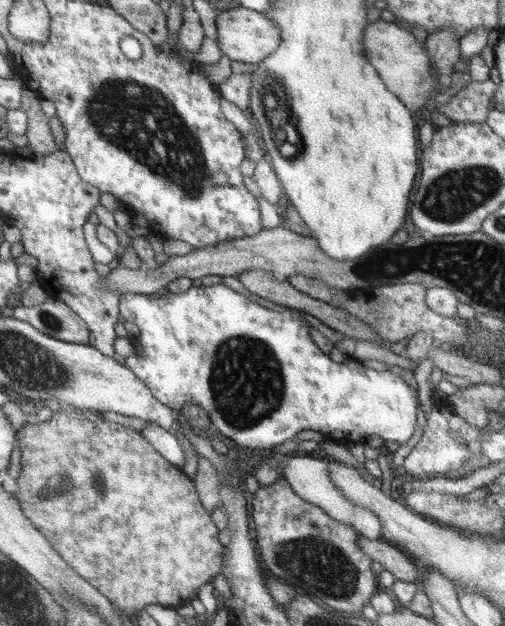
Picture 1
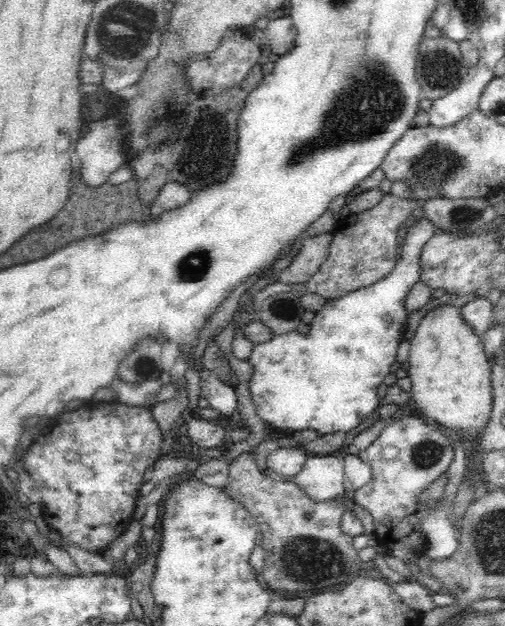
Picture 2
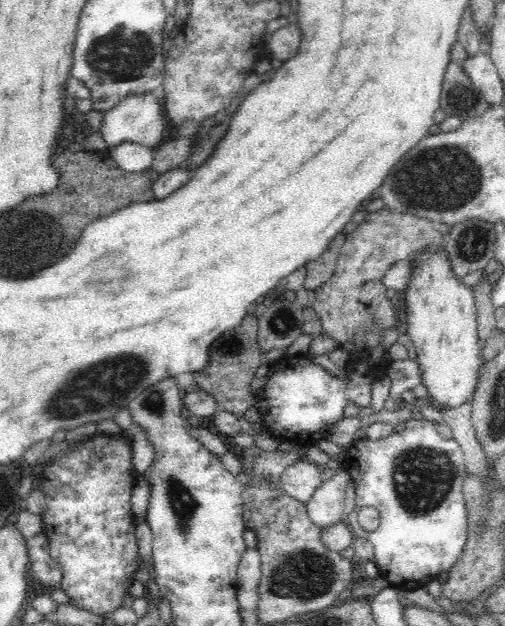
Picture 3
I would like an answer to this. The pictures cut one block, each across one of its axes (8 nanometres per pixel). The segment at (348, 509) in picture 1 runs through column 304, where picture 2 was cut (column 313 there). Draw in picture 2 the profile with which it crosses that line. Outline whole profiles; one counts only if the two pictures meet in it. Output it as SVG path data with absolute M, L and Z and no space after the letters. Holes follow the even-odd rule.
M307 455L303 469L291 479L315 500L339 500L346 491L344 474L341 457Z

